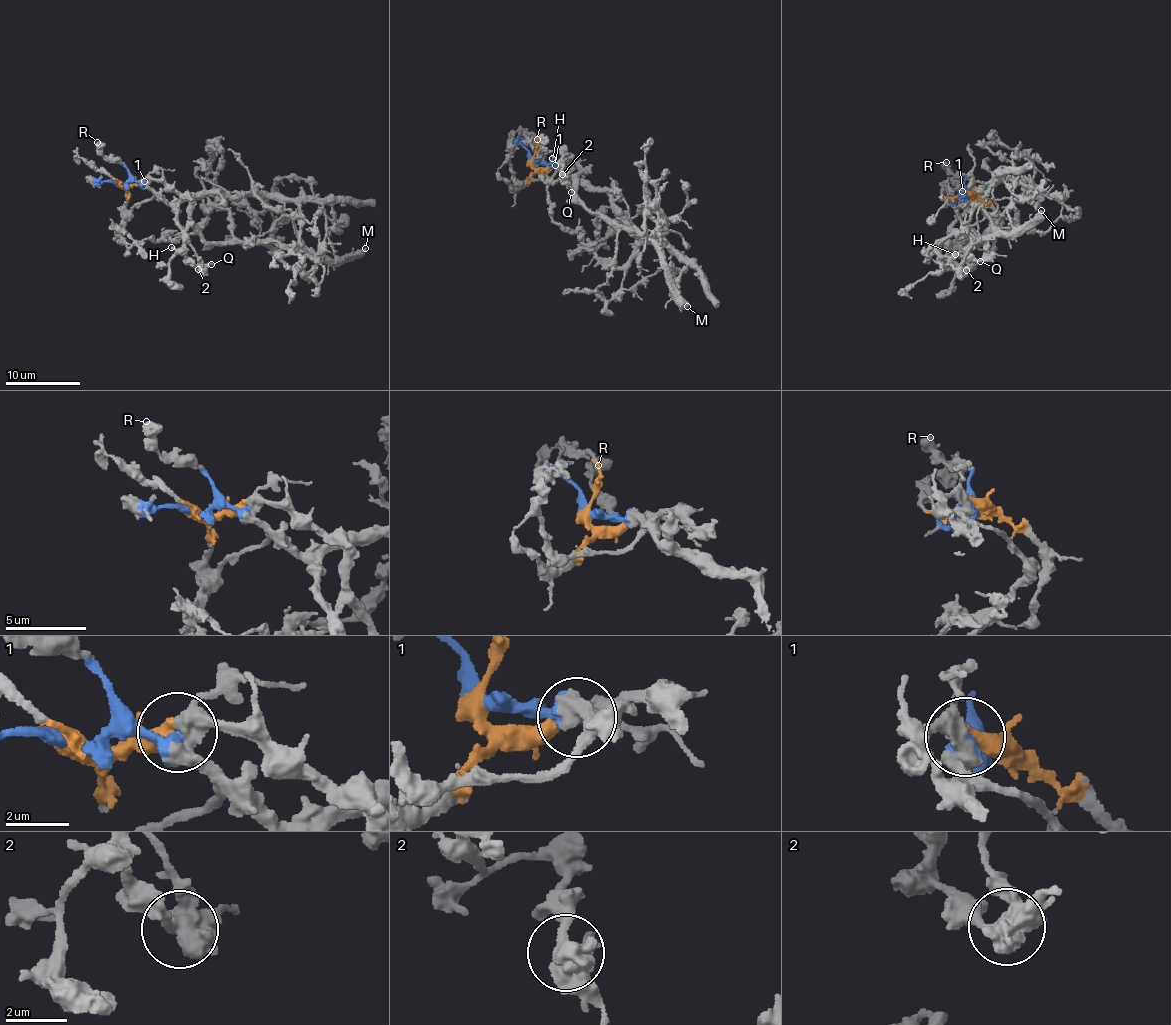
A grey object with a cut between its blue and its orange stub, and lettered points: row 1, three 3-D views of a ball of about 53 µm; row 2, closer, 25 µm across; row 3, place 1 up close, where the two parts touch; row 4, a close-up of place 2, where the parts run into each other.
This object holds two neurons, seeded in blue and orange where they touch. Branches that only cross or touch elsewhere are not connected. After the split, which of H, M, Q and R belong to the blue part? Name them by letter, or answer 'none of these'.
H, Q, R

